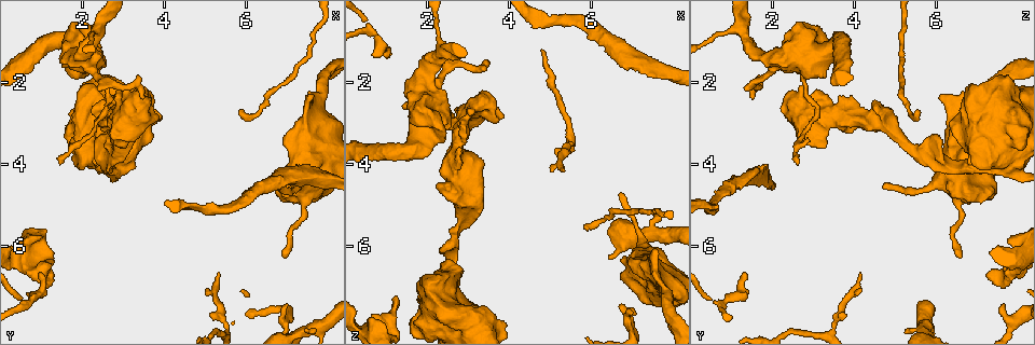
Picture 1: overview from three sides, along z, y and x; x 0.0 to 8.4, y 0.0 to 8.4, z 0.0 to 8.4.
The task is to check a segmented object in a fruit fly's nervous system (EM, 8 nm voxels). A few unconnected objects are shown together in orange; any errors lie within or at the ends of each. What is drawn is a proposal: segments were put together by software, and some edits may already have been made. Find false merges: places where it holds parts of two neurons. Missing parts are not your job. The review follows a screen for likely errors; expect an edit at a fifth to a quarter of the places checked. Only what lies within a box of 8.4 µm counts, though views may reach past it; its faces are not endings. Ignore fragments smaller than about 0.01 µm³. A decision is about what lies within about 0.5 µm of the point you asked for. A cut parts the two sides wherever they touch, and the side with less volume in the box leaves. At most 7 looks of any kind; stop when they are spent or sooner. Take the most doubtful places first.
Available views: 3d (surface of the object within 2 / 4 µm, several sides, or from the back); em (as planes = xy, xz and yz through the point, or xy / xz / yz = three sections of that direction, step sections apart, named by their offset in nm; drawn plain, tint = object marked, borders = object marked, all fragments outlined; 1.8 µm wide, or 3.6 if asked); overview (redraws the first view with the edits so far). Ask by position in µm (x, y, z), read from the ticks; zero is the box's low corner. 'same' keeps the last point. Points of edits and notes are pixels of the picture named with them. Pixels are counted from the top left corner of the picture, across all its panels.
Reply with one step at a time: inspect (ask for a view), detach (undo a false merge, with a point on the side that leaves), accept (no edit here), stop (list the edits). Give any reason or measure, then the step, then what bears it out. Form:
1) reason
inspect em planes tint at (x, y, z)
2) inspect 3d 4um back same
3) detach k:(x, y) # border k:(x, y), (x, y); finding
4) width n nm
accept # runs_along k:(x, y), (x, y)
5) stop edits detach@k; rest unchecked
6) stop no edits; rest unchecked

calibre changes
inspect 3d 2um at (0.80, 6.65, 7.85)

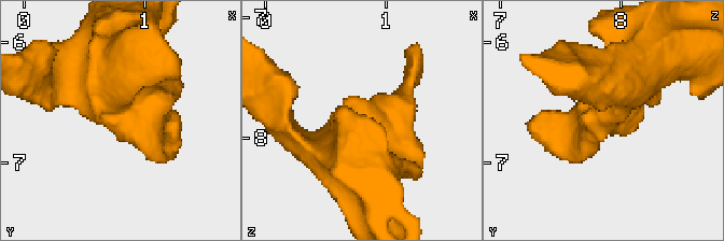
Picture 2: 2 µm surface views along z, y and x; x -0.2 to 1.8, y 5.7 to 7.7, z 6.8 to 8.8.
now the EM
inspect em planes tint at (0.74, 6.60, 7.88)

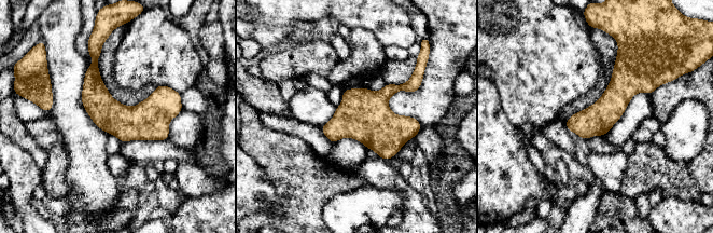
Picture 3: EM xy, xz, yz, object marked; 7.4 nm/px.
width 240 nm
accept # runs_along 3:(620, 57), (620, 90), (571, 128); continuous, no second neuron

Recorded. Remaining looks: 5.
sharp bend
inspect 3d 4um at (2.20, 1.60, 2.60)

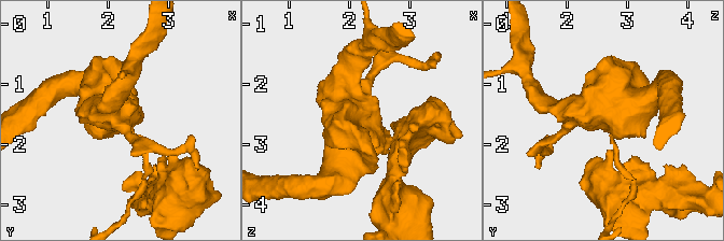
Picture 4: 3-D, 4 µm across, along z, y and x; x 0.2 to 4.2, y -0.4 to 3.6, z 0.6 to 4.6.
need the tissue
inspect em 3.6um planes tint at (2.15, 1.55, 2.70)

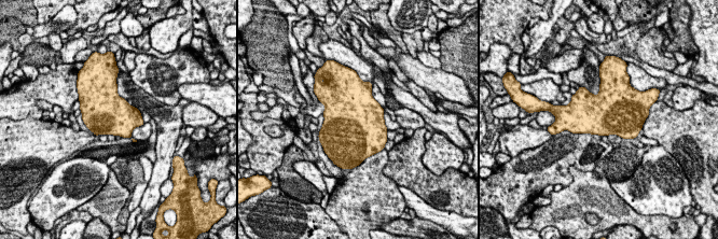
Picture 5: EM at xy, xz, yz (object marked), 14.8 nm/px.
accept # one neuron here

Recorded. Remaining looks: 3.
sudden change in width
inspect em 3.6um planes tint at (6.80, 4.40, 6.40)

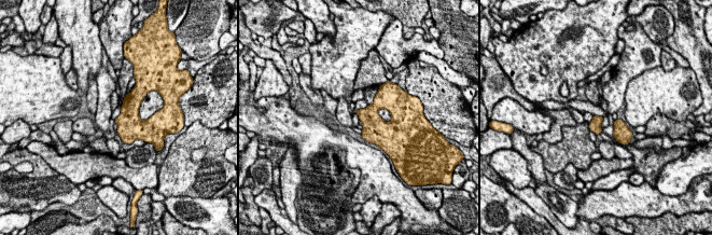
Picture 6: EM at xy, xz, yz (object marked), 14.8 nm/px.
accept # all the same neuron

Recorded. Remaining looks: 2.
stop no edits; rest unchecked

